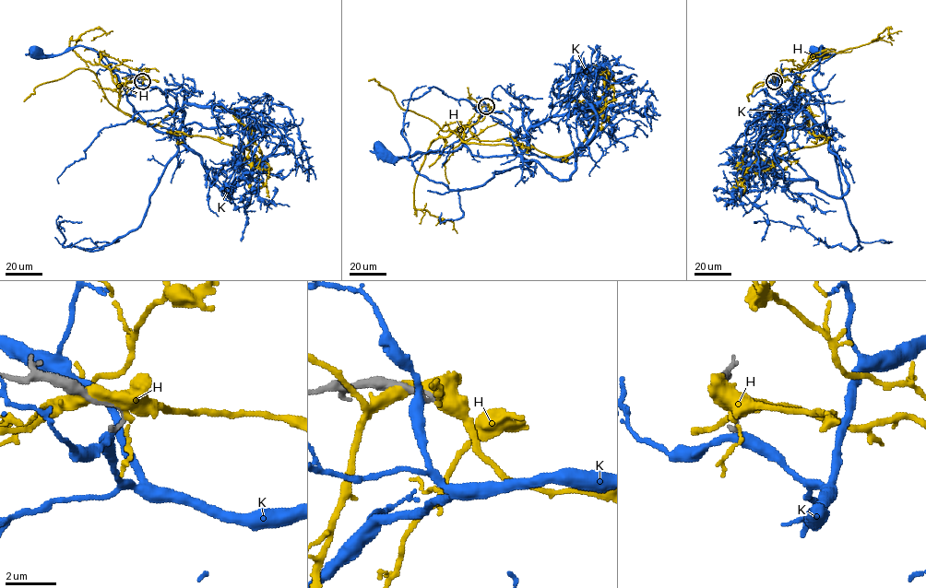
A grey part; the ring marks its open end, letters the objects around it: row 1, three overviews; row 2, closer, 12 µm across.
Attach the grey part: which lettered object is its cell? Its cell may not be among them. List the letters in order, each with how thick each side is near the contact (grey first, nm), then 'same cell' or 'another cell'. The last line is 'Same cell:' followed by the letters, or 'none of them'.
H: 190 nm thick on the grey side, 500 nm on the other; another cell
K: 190 nm thick on the grey side, 360 nm on the other; same cell
Same cell: K

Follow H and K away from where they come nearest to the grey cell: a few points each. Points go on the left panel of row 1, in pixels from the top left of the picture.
H: (140, 78), (117, 85), (118, 108), (124, 112), (172, 131), (244, 147), (264, 158), (251, 129), (218, 104)
K: (141, 81), (160, 88), (183, 113), (174, 135), (146, 123), (101, 54), (81, 46), (37, 54)

